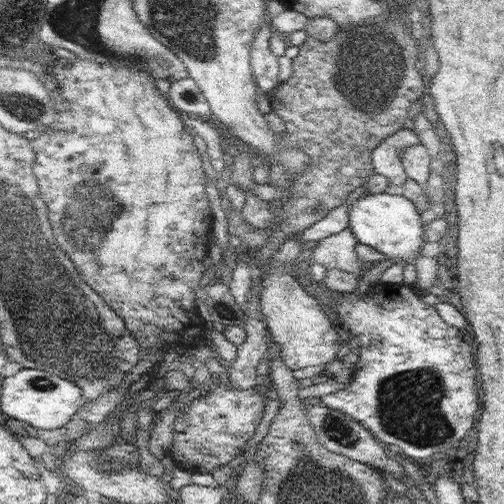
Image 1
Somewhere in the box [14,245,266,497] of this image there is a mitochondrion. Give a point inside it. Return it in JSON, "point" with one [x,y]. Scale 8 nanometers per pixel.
{"point":[40,381]}

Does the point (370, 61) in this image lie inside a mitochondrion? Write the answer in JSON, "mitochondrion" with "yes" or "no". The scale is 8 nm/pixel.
{"mitochondrion":"yes"}

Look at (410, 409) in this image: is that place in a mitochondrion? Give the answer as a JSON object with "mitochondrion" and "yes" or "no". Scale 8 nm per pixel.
{"mitochondrion":"yes"}

